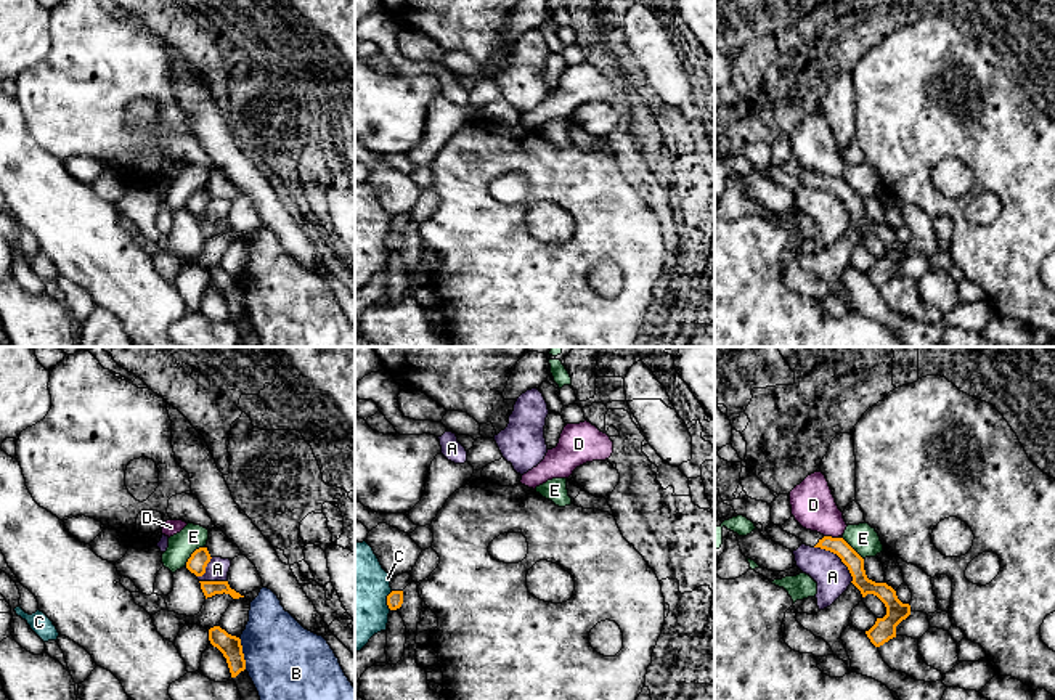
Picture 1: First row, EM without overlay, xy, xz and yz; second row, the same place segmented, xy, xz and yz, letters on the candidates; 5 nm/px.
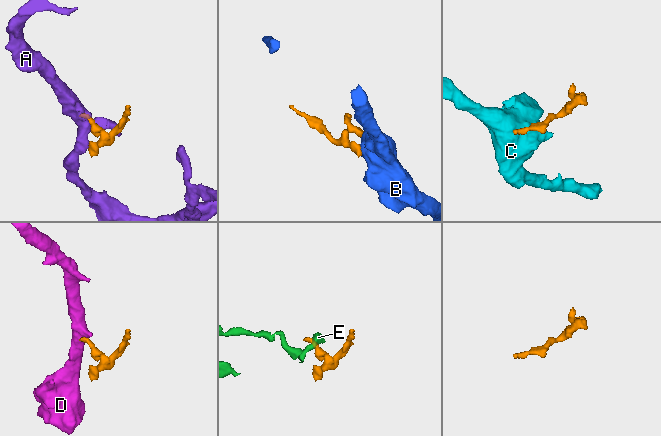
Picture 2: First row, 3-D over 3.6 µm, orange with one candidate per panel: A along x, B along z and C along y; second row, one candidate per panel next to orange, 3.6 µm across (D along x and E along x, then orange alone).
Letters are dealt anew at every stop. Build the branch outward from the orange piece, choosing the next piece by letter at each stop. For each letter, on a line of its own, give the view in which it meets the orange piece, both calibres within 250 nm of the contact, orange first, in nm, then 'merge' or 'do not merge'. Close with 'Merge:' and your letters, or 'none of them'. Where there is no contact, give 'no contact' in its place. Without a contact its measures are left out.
A: yz | 90/170 nm | do not merge
B: xy | 110/400 nm | do not merge
C: xz | 80/340 nm | do not merge
D: yz | 90/220 nm | do not merge
E: xy | 100/130 nm | do not merge
Merge: none of them

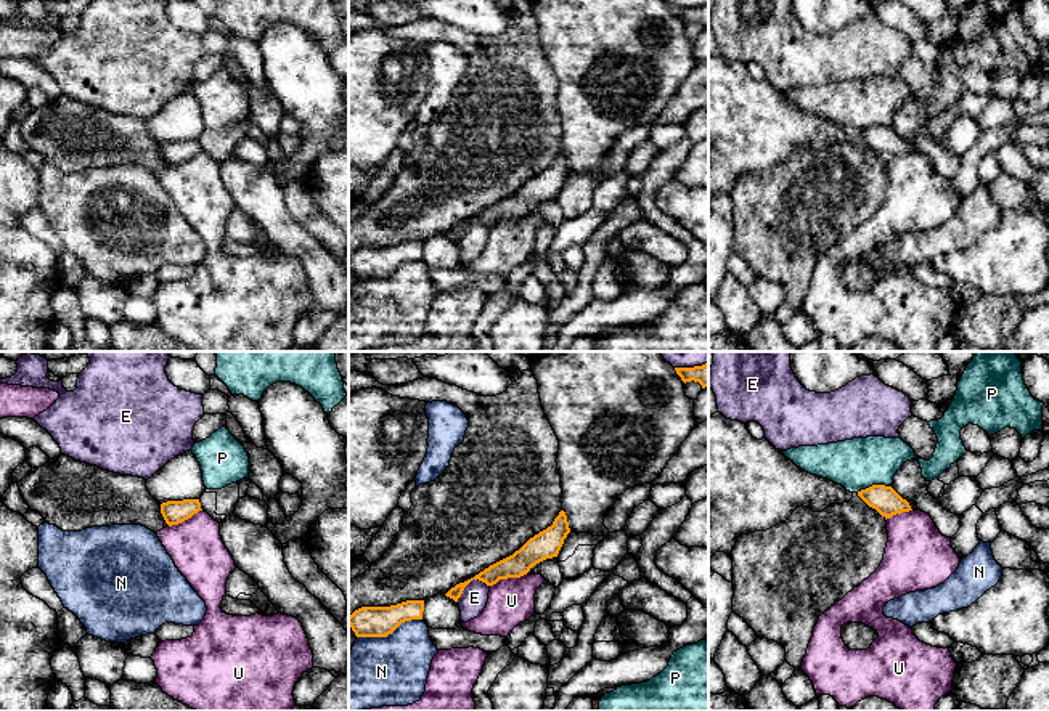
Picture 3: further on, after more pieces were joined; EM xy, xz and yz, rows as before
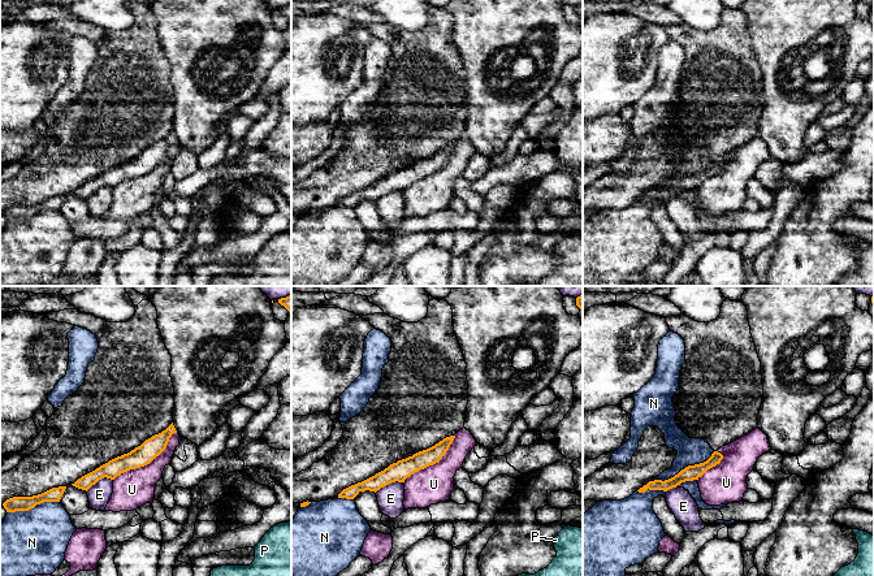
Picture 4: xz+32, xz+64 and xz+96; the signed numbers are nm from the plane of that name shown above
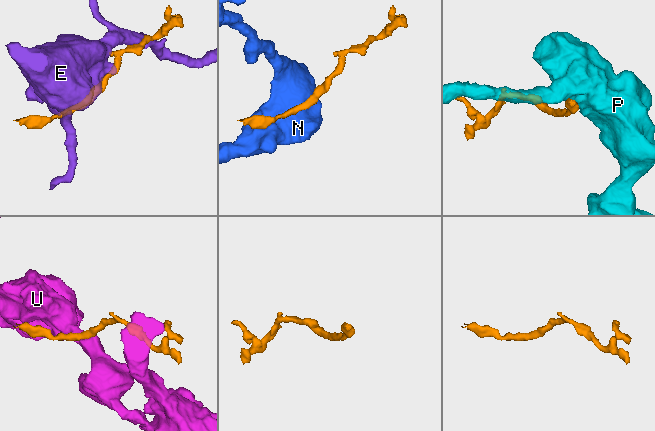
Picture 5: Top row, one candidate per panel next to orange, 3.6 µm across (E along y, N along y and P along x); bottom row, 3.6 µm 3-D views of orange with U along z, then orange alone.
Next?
E: xz | 120/140 nm | do not merge
N: xz | 160/360 nm | do not merge
P: yz | 140/260 nm | do not merge
U: xz | 140/220 nm | do not merge
Merge: none of them

